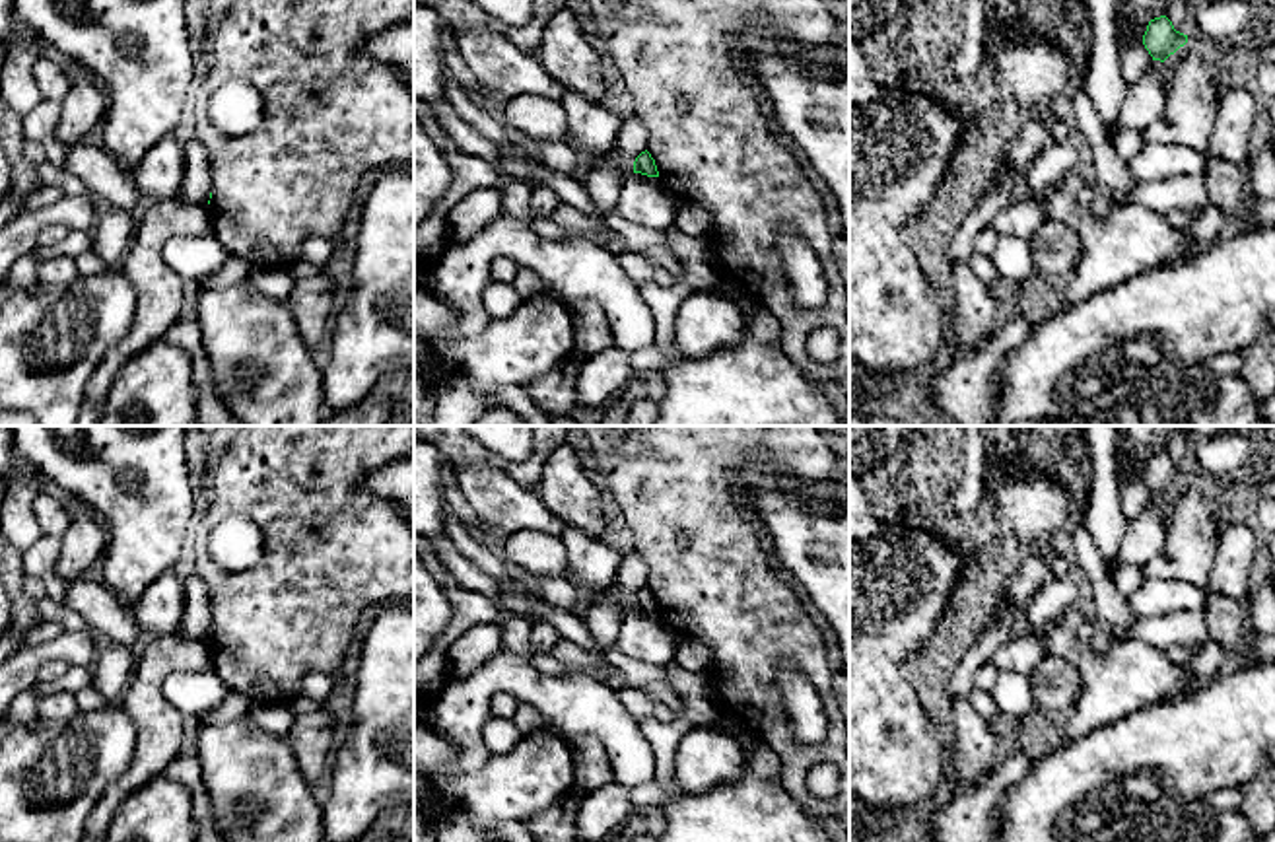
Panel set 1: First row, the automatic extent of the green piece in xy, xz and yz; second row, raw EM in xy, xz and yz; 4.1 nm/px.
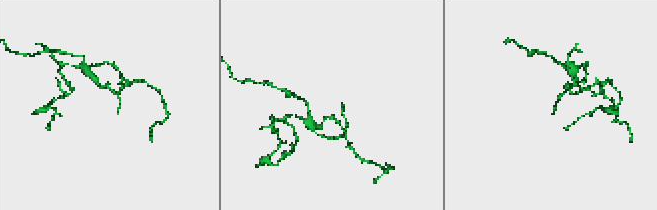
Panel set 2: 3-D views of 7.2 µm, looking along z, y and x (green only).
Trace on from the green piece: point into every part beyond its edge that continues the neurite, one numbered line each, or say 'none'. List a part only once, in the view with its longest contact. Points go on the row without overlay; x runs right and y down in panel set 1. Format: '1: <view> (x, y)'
none

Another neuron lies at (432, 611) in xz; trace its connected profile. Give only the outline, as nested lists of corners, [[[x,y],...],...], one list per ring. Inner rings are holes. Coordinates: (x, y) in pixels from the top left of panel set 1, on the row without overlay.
[[[414,554],[414,667],[449,626],[449,618],[445,593]]]

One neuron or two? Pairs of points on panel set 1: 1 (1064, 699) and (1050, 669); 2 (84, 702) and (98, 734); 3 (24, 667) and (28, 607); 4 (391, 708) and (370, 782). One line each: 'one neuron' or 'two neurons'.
1: one neuron
2: two neurons
3: two neurons
4: one neuron

